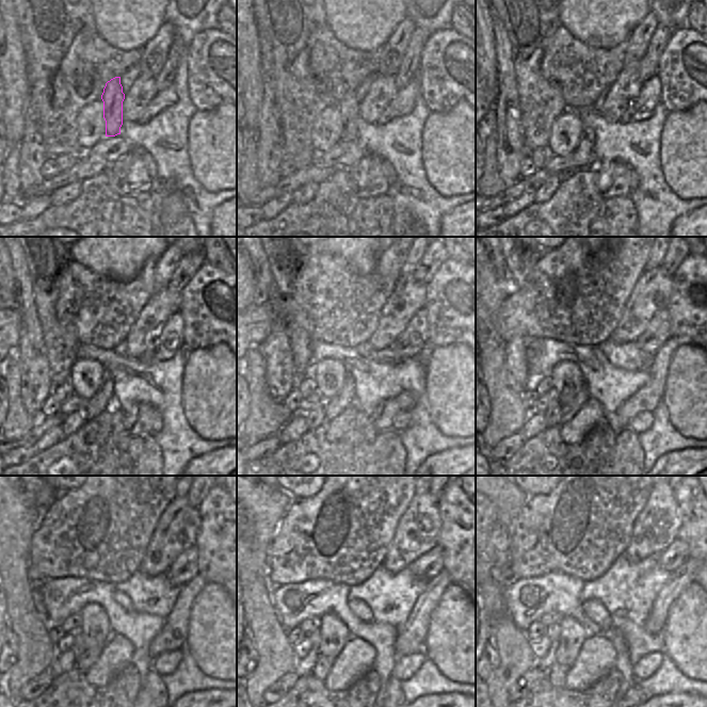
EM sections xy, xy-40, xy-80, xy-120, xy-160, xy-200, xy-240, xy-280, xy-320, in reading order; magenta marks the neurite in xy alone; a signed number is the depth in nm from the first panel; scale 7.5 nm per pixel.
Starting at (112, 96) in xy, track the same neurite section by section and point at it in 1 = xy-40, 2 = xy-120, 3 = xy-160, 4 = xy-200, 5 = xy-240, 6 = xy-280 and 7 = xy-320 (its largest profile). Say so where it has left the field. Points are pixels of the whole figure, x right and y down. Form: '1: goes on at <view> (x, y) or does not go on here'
1: goes on at xy-40 (349, 106)
2: goes on at xy-120 (103, 398)
3: goes on at xy-160 (334, 406)
4: goes on at xy-200 (568, 411)
5: goes on at xy-240 (89, 657)
6: goes on at xy-280 (323, 664)
7: goes on at xy-320 (557, 674)

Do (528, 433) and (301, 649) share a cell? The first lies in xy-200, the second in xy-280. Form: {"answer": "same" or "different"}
{"answer": "different"}

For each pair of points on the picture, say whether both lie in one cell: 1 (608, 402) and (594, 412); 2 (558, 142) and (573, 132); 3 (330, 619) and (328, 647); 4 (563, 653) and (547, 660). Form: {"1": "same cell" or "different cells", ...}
{"1": "different cells", "2": "same cell", "3": "same cell", "4": "different cells"}

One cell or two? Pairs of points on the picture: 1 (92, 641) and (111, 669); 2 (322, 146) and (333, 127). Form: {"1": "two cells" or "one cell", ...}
{"1": "two cells", "2": "one cell"}

